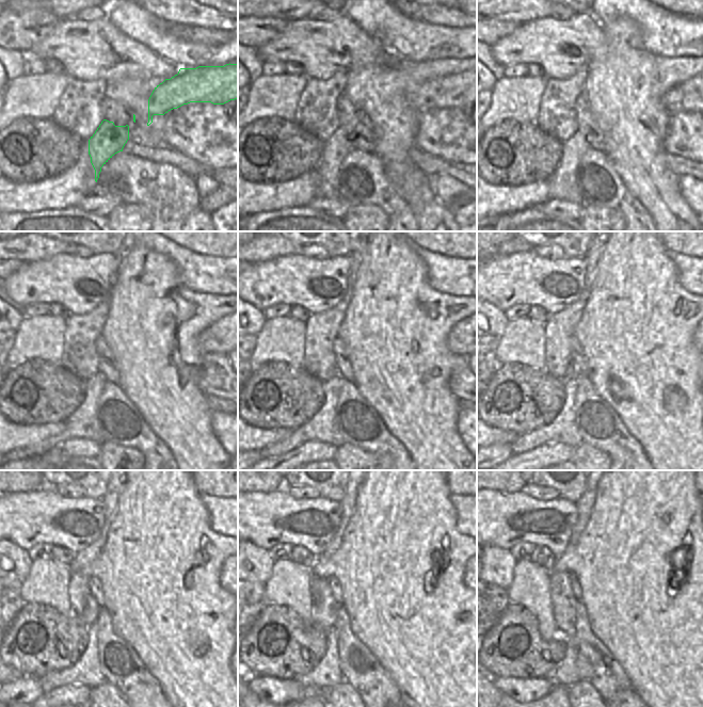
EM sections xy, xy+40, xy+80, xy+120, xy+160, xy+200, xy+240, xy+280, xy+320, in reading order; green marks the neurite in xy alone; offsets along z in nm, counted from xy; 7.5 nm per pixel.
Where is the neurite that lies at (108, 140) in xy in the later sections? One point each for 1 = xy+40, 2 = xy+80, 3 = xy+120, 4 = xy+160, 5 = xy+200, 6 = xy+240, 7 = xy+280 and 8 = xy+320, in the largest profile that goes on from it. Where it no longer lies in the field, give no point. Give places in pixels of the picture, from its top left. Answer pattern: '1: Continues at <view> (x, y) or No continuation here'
1: Continues at xy+40 (335, 148)
2: Continues at xy+80 (561, 182)
3: Continues at xy+120 (83, 422)
4: Continues at xy+160 (322, 428)
5: Continues at xy+200 (562, 430)
6: Continues at xy+240 (85, 671)
7: Continues at xy+280 (326, 674)
8: Continues at xy+320 (565, 674).

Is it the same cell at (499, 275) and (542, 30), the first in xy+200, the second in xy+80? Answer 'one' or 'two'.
one

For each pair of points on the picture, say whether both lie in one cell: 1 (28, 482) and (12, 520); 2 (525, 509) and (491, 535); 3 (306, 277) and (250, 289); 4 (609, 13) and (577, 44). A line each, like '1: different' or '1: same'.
1: different
2: same
3: same
4: different

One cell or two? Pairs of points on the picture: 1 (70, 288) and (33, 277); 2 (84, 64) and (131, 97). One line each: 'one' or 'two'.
1: one
2: two

